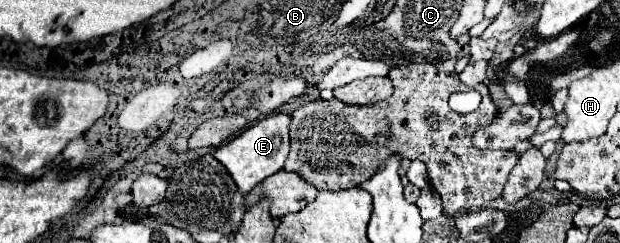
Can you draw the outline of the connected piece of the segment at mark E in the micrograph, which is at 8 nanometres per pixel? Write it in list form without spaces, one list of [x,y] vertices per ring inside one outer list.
[[[283,113],[263,117],[253,127],[245,129],[239,137],[221,145],[213,153],[213,157],[217,157],[217,161],[229,171],[229,175],[237,183],[237,189],[243,195],[247,191],[251,191],[257,183],[267,179],[269,175],[281,171],[281,167],[287,159],[287,153],[289,153],[289,121],[291,121],[289,115],[283,115]]]

